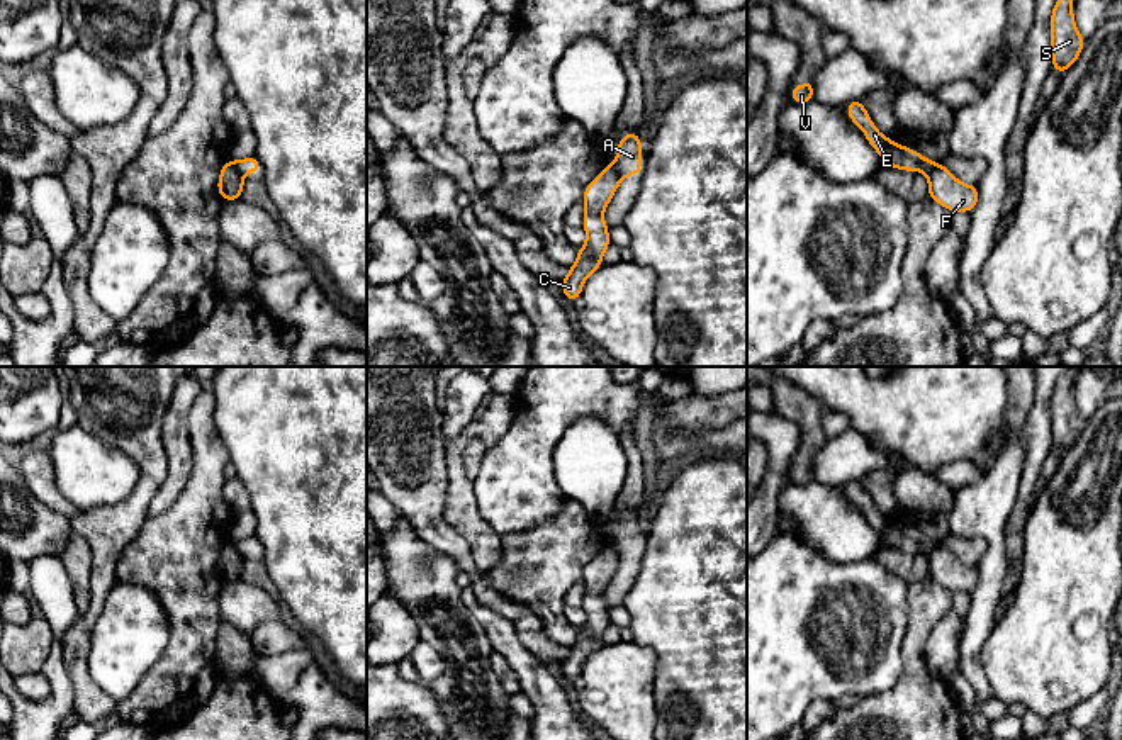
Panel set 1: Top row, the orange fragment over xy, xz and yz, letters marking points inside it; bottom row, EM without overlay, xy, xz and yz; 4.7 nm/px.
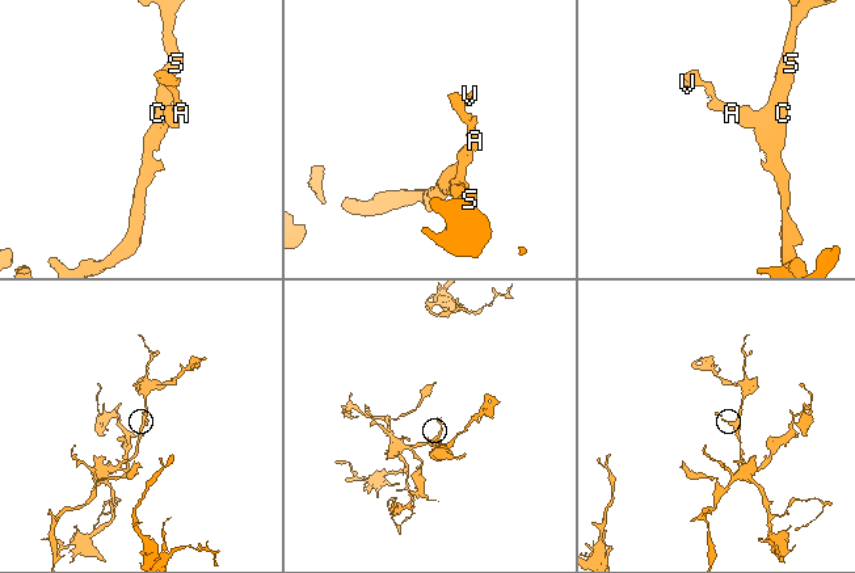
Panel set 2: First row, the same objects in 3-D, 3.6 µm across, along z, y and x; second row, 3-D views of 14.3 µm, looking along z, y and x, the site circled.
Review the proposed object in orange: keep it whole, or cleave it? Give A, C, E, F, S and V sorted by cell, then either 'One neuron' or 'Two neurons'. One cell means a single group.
Groups: A E V / C F S. Two neurons

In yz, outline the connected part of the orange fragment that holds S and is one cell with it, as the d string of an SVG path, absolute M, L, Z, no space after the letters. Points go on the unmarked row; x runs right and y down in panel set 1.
M1069 367L1054 384L1051 397L1051 451L1057 450L1063 455L1078 440L1086 421L1080 416L1073 399L1073 378L1078 367Z

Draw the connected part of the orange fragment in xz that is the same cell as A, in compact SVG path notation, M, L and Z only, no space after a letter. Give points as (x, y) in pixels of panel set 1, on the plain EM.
M626 513L616 528L616 543L611 543L621 558L630 558L631 553L640 555L643 548L640 547L642 541L642 521L638 513Z

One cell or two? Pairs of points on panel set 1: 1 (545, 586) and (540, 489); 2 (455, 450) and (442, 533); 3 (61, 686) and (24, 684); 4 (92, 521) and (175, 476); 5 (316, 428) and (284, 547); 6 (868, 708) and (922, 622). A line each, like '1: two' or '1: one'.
1: two
2: two
3: two
4: two
5: one
6: one

